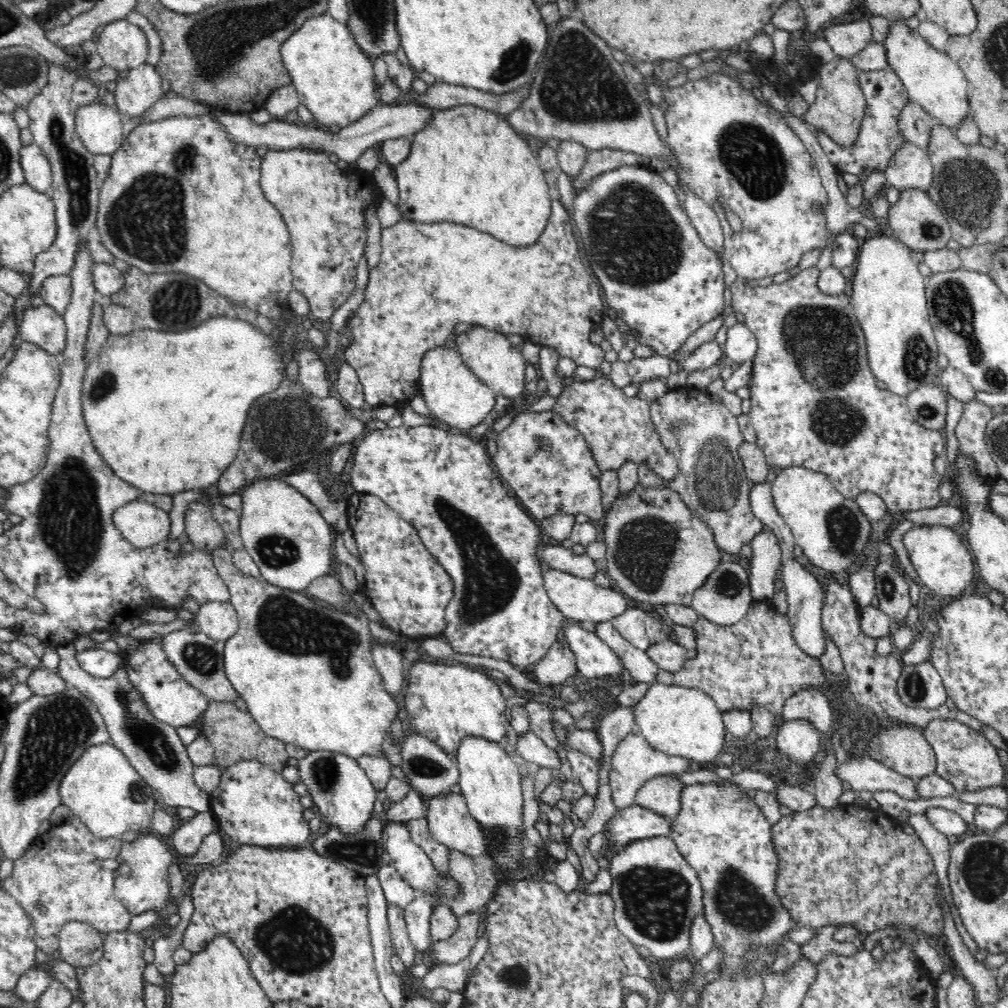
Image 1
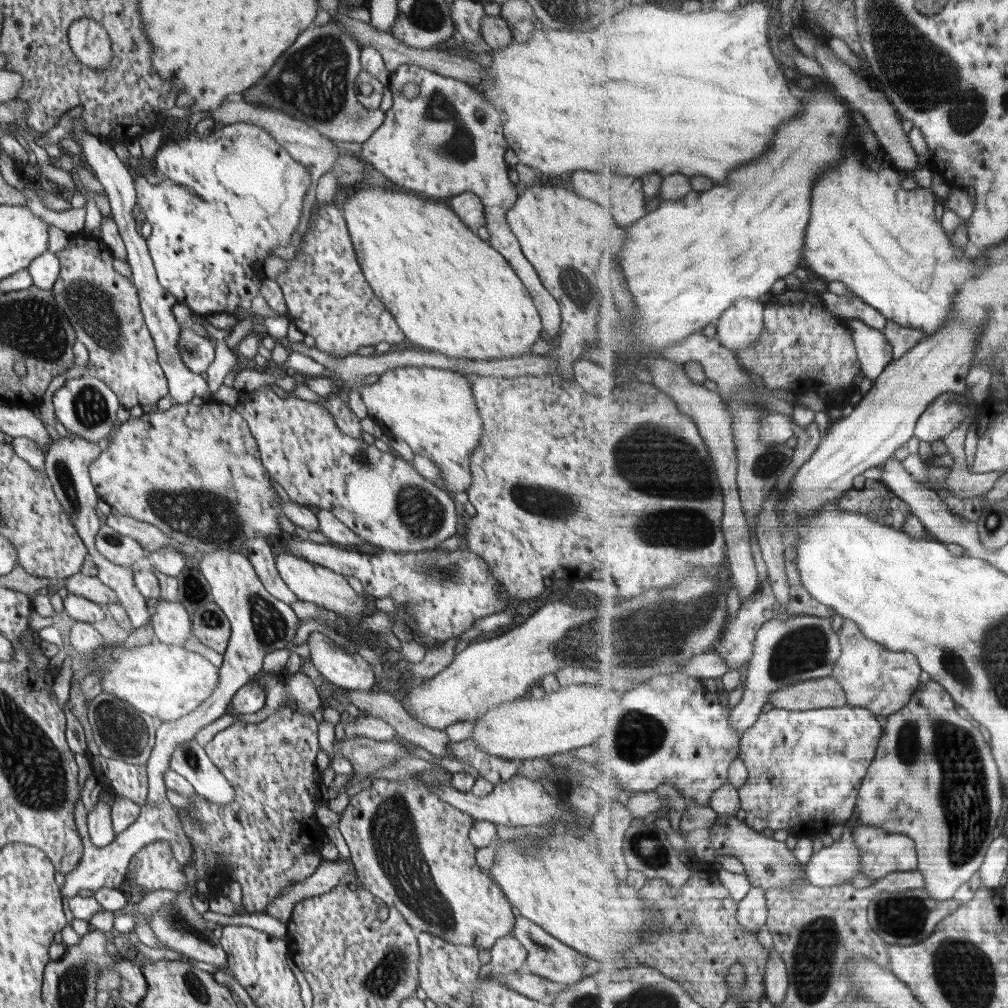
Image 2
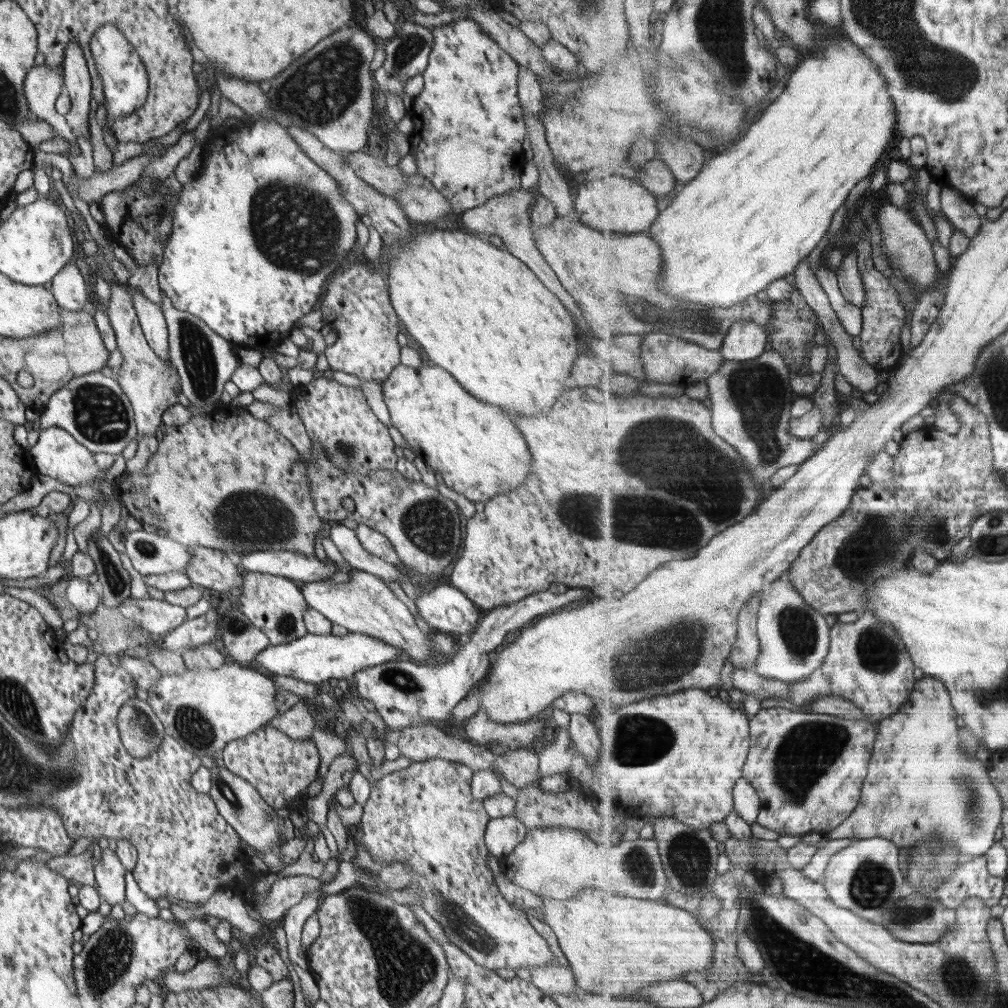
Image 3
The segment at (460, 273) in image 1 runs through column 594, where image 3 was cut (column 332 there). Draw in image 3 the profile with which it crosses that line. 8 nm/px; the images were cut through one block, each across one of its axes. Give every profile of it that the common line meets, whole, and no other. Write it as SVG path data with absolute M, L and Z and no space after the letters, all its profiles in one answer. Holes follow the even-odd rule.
M345 262L327 280L326 295L321 296L316 309L320 309L327 323L337 332L334 344L327 346L325 354L328 369L341 370L361 380L385 381L401 363L398 332L402 325L392 306L388 284L376 269L360 262Z

